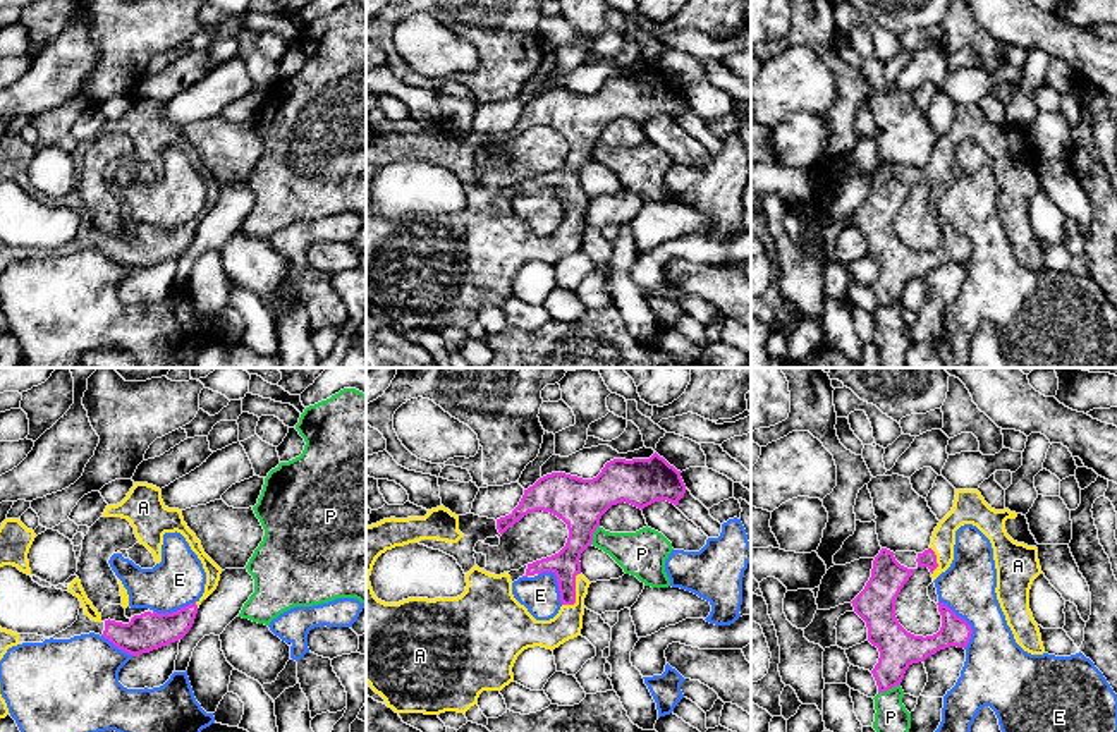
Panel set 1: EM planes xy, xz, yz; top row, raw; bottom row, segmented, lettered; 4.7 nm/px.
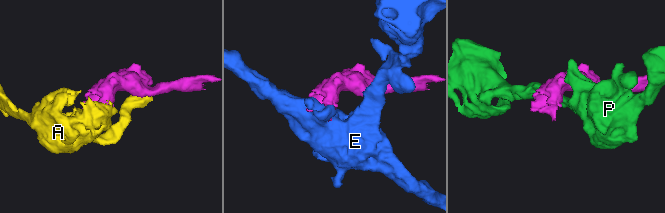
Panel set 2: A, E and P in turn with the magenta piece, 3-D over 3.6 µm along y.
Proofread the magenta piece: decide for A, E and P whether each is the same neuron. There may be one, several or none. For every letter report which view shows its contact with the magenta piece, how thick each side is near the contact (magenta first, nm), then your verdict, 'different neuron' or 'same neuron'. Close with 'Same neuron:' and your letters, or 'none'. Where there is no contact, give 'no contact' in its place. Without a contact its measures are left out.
A: contact in xz; calibres 130 and 140 nm; same neuron
E: contact in yz; calibres 140 and 300 nm; different neuron
P: contact in yz; calibres 180 and 170 nm; different neuron
Same neuron: A

